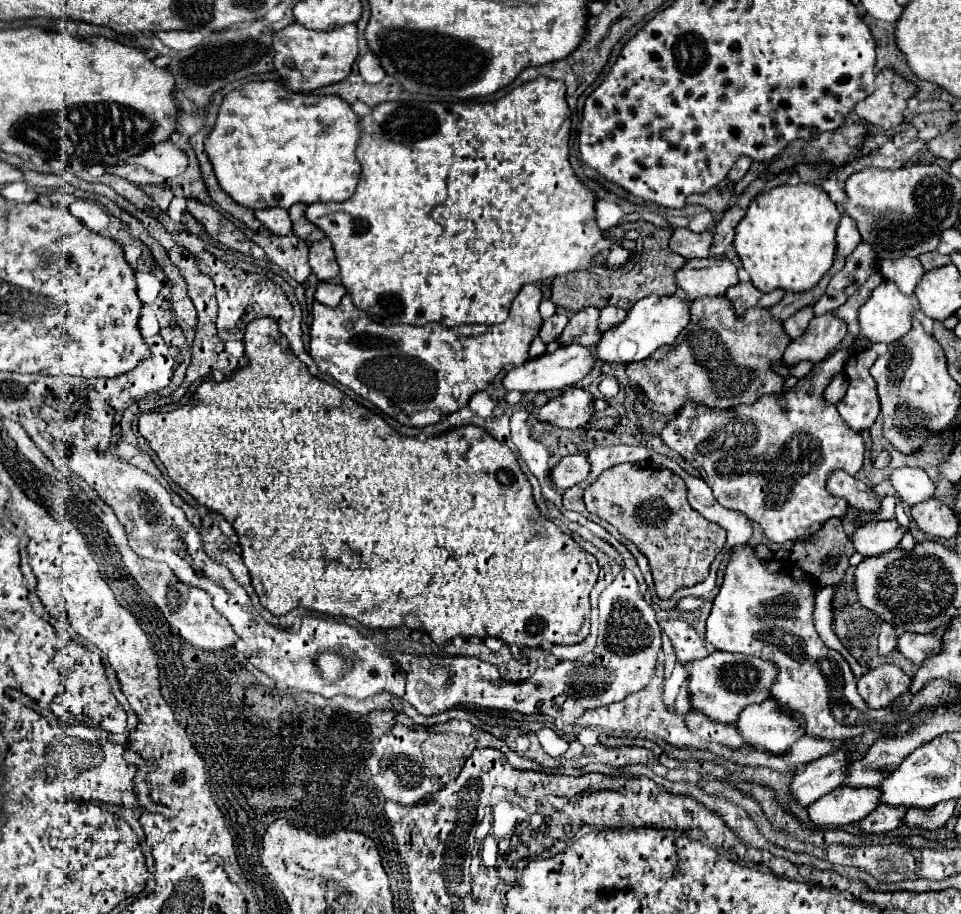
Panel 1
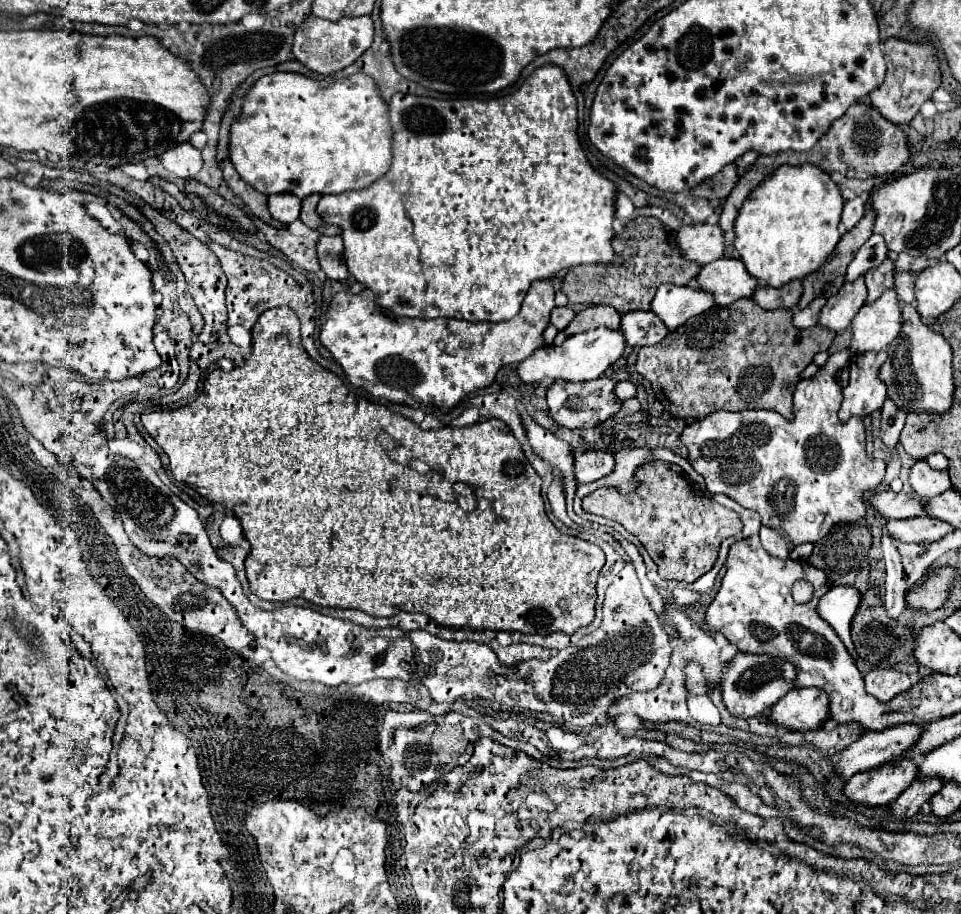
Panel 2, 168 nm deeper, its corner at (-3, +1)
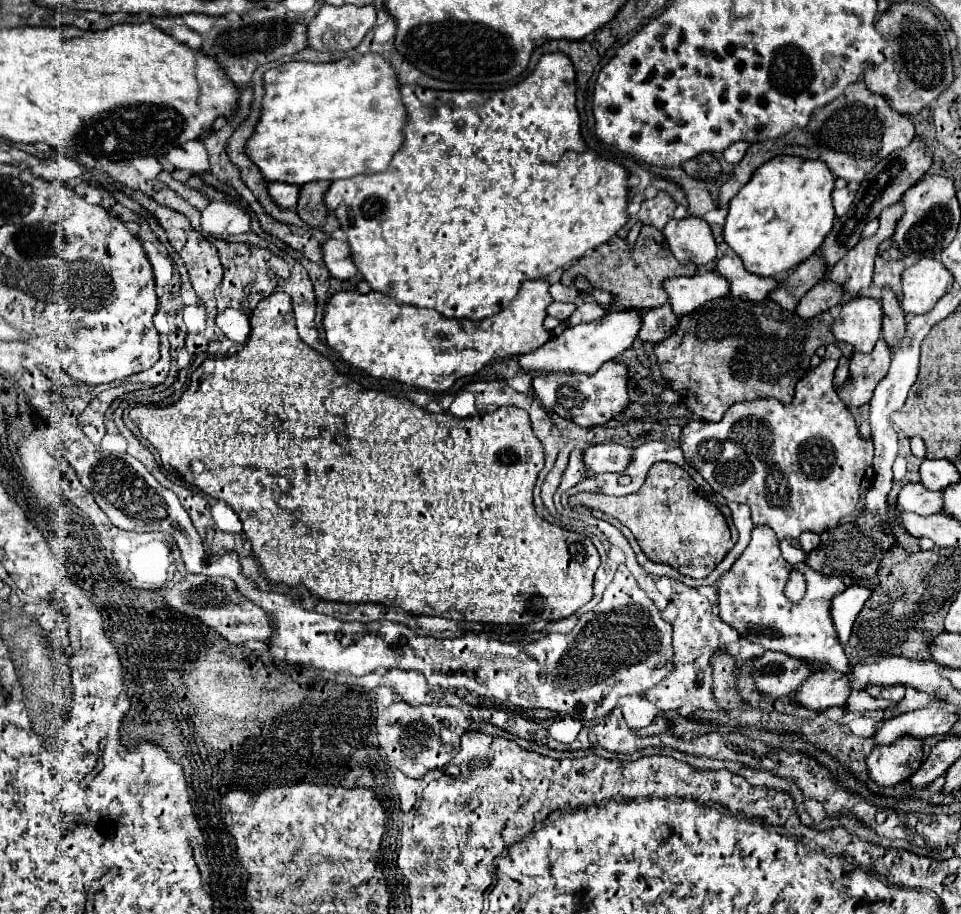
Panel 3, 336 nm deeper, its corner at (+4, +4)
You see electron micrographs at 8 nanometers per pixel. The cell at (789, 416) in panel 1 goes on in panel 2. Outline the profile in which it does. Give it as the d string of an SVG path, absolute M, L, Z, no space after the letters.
M845 349L845 351L837 351L829 357L829 361L817 371L815 377L811 379L803 379L799 381L797 389L795 389L795 419L789 421L785 419L783 415L775 413L775 411L765 411L765 409L743 409L743 411L717 411L717 413L711 413L709 417L705 419L699 419L699 421L693 421L685 427L685 431L681 433L681 441L683 445L689 449L689 461L693 465L693 469L705 479L707 483L707 489L709 493L723 493L727 497L731 497L733 501L737 501L741 507L745 509L753 509L761 515L761 523L771 527L771 529L777 529L779 533L783 533L793 545L801 545L801 543L815 543L819 539L823 539L833 525L837 523L853 523L861 517L865 517L865 493L867 491L873 491L879 487L881 479L883 479L883 471L885 471L885 461L875 461L871 457L867 457L865 453L865 427L863 427L863 421L861 417L851 417L849 421L841 423L839 417L837 417L837 411L839 411L839 401L841 401L841 385L837 383L837 373L849 363L851 359L851 351Z

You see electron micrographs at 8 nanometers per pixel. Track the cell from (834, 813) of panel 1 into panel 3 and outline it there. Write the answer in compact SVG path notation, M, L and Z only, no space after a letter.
M904 736L896 744L876 746L866 758L870 780L878 786L896 786L906 782L922 764L922 740Z

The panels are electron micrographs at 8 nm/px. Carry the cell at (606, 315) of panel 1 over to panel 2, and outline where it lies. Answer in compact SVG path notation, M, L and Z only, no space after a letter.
M631 311L623 315L621 331L629 347L655 345L669 335L669 329L653 311Z

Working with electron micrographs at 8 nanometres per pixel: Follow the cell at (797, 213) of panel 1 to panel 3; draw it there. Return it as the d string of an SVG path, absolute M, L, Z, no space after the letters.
M780 156L762 164L752 180L730 200L728 216L724 224L724 242L742 258L748 272L758 276L778 276L782 272L792 270L800 262L808 260L818 246L824 242L834 224L834 206L832 206L832 190L834 190L834 174L822 160L804 160L796 156Z

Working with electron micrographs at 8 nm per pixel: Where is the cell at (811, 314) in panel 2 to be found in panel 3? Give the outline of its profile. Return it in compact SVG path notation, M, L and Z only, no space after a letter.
M824 280L818 282L812 290L808 290L804 294L804 298L800 300L800 306L796 306L796 314L804 316L804 320L834 308L836 304L840 304L842 300L842 290L838 284L834 284L832 280Z

